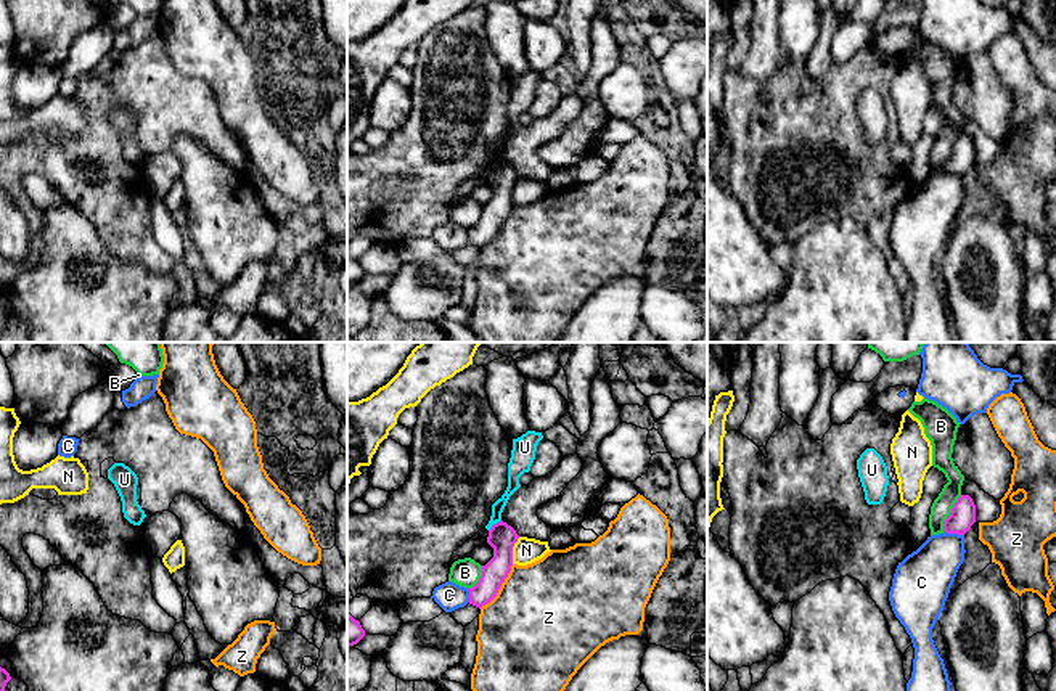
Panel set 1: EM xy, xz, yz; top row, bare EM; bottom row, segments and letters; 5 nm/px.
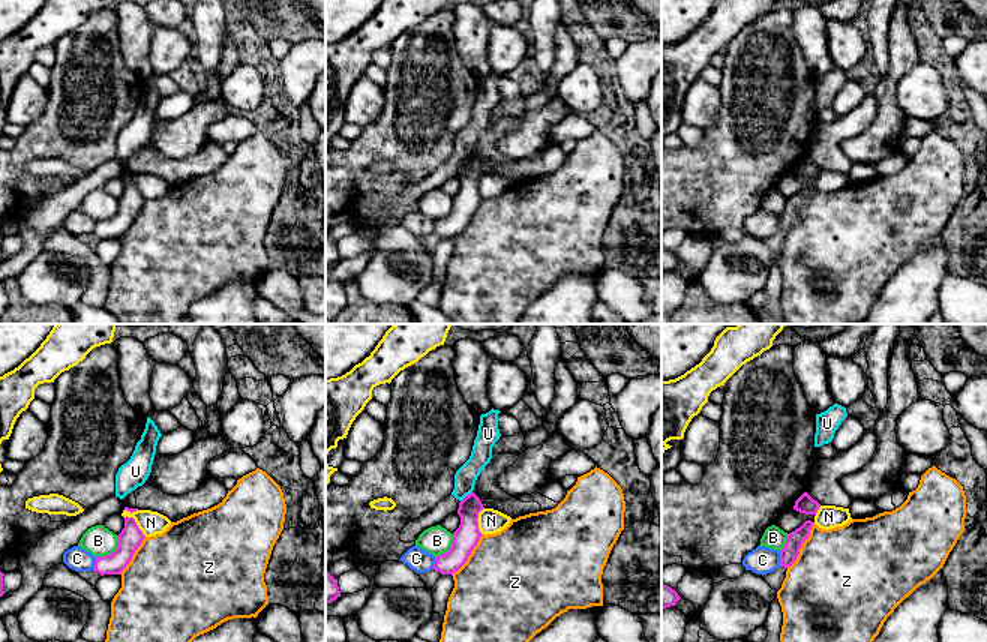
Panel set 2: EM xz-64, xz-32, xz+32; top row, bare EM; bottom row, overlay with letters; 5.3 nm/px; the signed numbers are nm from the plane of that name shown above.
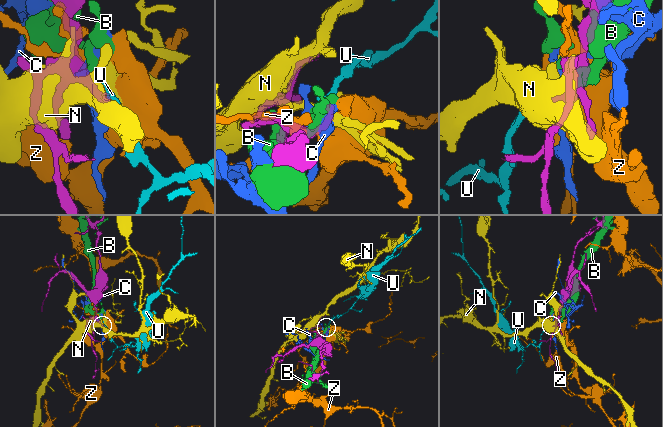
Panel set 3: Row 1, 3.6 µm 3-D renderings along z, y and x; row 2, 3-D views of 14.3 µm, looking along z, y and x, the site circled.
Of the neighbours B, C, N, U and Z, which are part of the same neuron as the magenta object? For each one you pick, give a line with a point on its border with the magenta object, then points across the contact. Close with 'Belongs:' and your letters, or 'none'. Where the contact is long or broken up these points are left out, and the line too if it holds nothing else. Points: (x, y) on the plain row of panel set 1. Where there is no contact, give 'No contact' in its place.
Belongs: none

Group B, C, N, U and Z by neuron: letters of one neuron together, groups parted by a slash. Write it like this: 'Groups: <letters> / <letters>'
Groups: B / C / N / U / Z

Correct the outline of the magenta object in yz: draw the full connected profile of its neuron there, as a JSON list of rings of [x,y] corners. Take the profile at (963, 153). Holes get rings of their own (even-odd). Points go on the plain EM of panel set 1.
[[[961,135],[943,162],[943,172],[964,175],[976,162],[976,145],[969,135]]]

